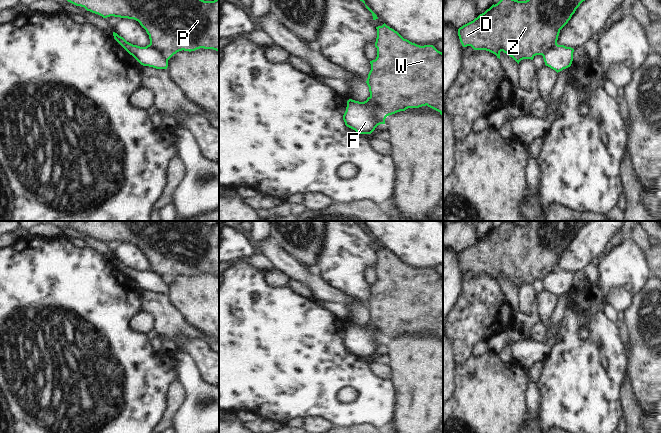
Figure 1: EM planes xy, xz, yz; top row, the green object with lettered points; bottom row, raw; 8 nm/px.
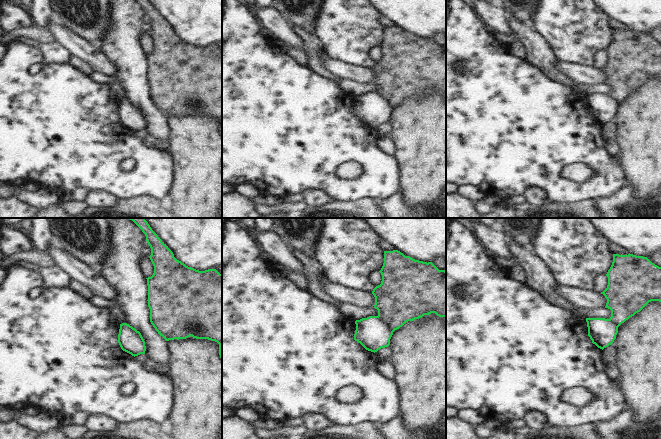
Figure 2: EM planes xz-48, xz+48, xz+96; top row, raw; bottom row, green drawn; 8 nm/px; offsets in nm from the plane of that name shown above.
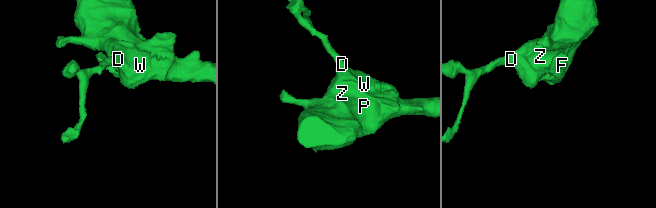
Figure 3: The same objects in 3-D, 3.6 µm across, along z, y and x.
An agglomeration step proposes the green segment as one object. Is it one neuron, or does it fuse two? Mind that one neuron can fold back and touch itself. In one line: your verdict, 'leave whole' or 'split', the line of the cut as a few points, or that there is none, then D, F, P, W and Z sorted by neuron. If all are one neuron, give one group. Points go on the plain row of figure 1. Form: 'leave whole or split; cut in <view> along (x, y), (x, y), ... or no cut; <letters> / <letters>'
split; cut in xz along (370, 320), (387, 339); D P W Z / F

